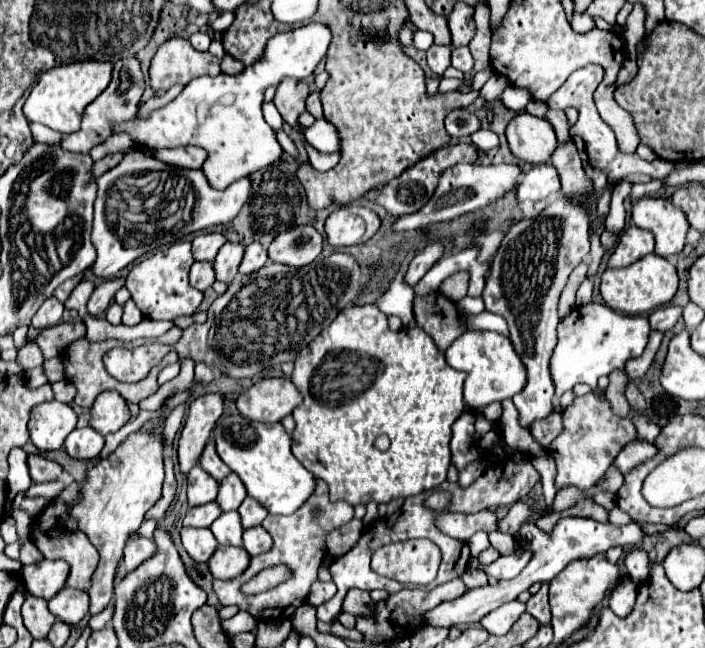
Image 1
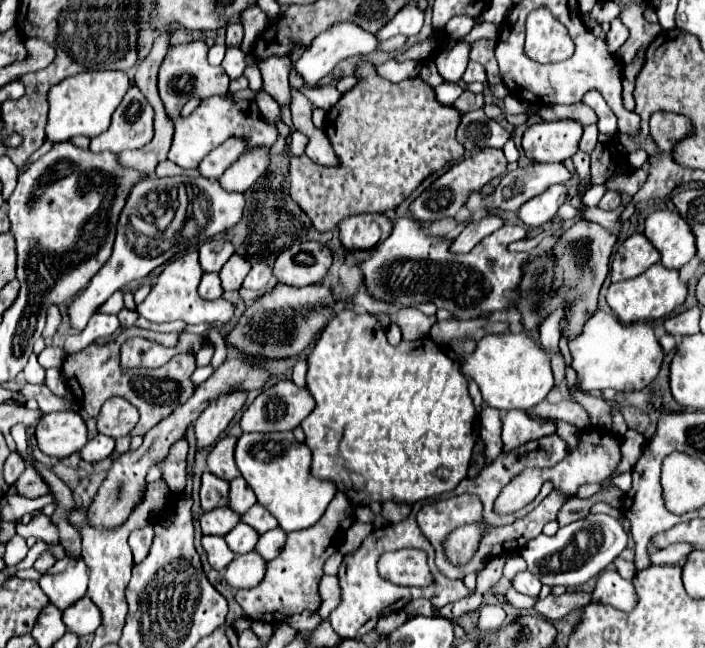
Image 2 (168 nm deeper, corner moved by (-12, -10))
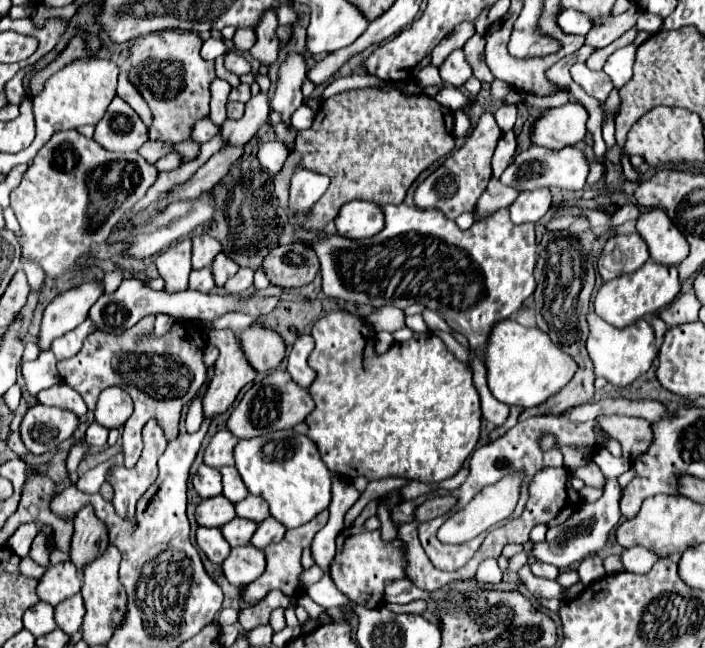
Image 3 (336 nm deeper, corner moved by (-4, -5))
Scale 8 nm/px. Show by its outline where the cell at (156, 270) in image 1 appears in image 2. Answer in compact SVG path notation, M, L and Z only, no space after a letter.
M188 252L172 262L166 264L162 274L158 276L156 286L148 298L136 306L138 314L152 320L152 322L170 322L170 320L184 320L186 324L202 324L202 322L228 322L234 314L232 302L224 298L204 300L198 296L198 284L202 278L202 268L198 262L198 252Z

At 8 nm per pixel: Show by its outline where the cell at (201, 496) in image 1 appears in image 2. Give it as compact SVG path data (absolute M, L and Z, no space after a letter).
M204 470L202 488L200 488L200 502L202 502L204 510L226 506L228 504L228 482L214 476L210 470Z

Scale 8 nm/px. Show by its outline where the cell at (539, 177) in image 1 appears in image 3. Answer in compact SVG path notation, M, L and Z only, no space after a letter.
M550 189L524 191L510 205L510 215L512 215L512 221L516 221L518 225L520 223L536 223L548 213L550 205L552 205Z

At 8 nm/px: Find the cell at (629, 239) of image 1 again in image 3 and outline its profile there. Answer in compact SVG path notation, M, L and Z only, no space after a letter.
M638 233L614 235L606 241L600 253L598 273L604 281L610 281L614 277L640 269L648 261L648 257L648 245Z

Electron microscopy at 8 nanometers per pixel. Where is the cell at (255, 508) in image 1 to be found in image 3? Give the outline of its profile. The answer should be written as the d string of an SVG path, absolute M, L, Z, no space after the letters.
M248 495L244 501L236 503L236 515L244 517L244 519L250 519L254 523L262 523L270 513L268 513L268 505L262 497Z

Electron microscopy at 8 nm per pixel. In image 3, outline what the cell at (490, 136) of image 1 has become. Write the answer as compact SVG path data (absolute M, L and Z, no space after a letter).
M508 131L508 133L504 133L504 135L500 137L498 147L496 147L496 151L494 151L494 157L492 157L492 173L494 173L496 179L498 179L498 177L504 173L504 169L508 167L514 151L516 151L516 137L514 137L512 131Z

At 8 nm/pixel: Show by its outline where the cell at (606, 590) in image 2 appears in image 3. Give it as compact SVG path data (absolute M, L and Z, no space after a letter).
M591 555L582 561L577 569L580 581L585 586L591 585L595 581L606 575L603 561L597 555Z

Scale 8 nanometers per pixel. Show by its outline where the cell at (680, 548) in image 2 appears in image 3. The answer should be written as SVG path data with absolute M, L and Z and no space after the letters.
M632 547L622 553L622 563L626 571L632 571L632 573L648 571L658 559L660 557L656 557L656 553L652 553L650 549L640 549L640 547Z

